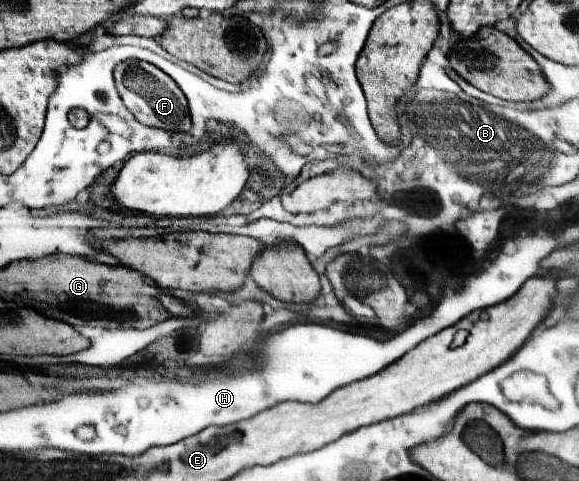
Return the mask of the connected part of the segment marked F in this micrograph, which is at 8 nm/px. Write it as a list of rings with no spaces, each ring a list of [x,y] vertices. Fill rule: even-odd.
[[[126,60],[120,66],[116,66],[114,78],[116,78],[116,86],[118,86],[118,92],[124,100],[124,104],[132,110],[132,114],[142,124],[172,130],[172,132],[190,130],[190,114],[188,114],[186,96],[176,86],[176,82],[168,74],[164,74],[160,68],[156,68],[148,62]],[[136,64],[140,64],[140,66],[136,66]]]

